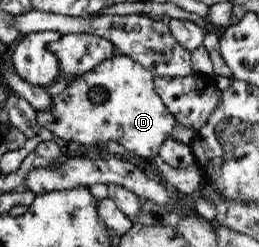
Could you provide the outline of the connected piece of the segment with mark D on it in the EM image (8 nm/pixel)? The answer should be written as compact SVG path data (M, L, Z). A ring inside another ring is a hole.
M114 55L99 63L91 71L75 78L64 92L53 97L52 109L37 111L38 125L51 131L64 146L76 143L86 148L104 150L108 143L114 142L140 158L156 156L162 145L171 139L172 131L178 124L155 91L155 77L141 63L132 60L128 55Z

